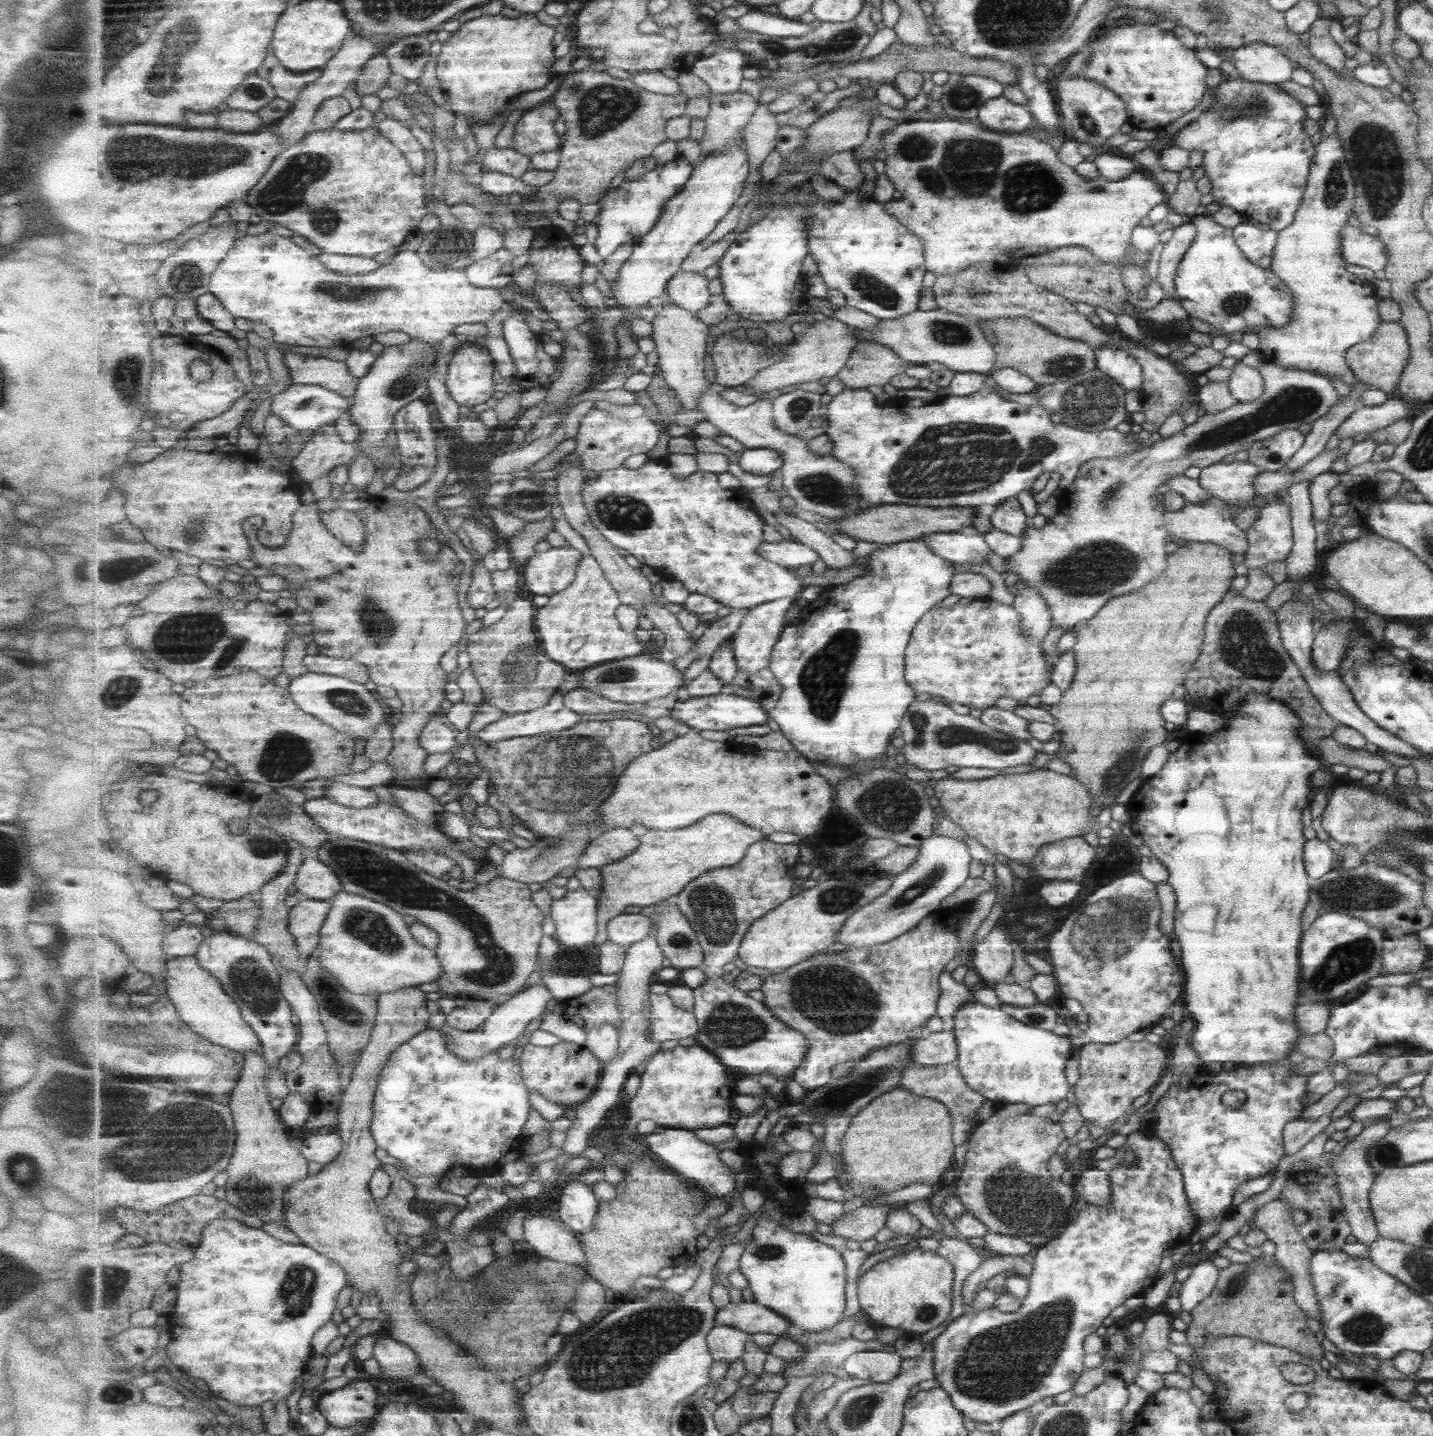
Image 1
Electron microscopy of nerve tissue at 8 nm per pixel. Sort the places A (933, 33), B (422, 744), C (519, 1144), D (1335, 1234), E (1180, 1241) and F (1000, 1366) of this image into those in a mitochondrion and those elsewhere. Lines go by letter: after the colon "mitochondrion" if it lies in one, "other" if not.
A: other
B: other
C: other
D: other
E: other
F: mitochondrion

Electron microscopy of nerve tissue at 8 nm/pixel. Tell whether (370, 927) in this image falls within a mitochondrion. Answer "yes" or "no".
yes

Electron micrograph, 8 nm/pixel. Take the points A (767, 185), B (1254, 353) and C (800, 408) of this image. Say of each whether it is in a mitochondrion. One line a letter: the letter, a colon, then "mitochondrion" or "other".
A: other
B: other
C: mitochondrion

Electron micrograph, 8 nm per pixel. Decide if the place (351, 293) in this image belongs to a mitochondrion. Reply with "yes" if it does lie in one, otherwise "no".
yes

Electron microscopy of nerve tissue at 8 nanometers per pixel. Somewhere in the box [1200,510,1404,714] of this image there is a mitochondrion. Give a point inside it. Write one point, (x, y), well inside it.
(1245, 644)

